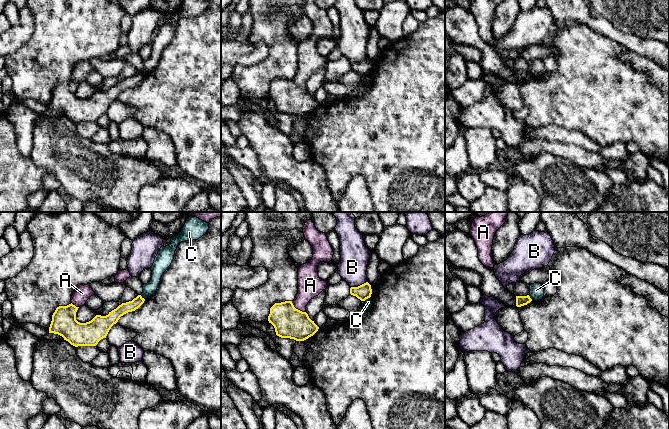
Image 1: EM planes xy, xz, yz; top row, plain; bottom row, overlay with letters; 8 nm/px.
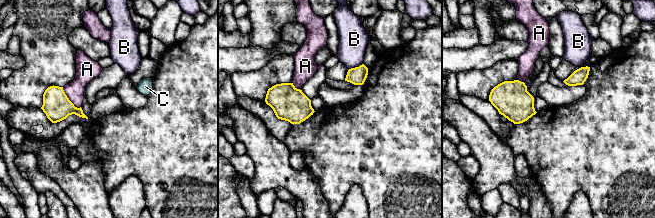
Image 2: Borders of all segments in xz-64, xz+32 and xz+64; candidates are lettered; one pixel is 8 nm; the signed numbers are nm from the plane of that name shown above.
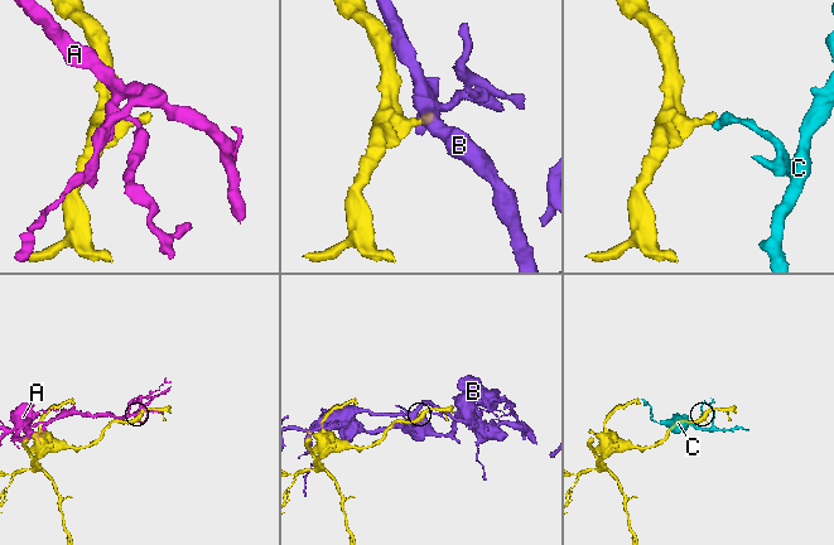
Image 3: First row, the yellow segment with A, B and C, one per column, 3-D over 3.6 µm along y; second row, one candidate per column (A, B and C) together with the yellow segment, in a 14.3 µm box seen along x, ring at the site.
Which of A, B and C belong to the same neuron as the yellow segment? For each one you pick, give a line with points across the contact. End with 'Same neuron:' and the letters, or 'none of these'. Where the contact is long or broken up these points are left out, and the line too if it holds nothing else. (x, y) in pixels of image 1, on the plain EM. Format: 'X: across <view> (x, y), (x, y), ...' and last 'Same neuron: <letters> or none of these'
Same neuron: none of these

